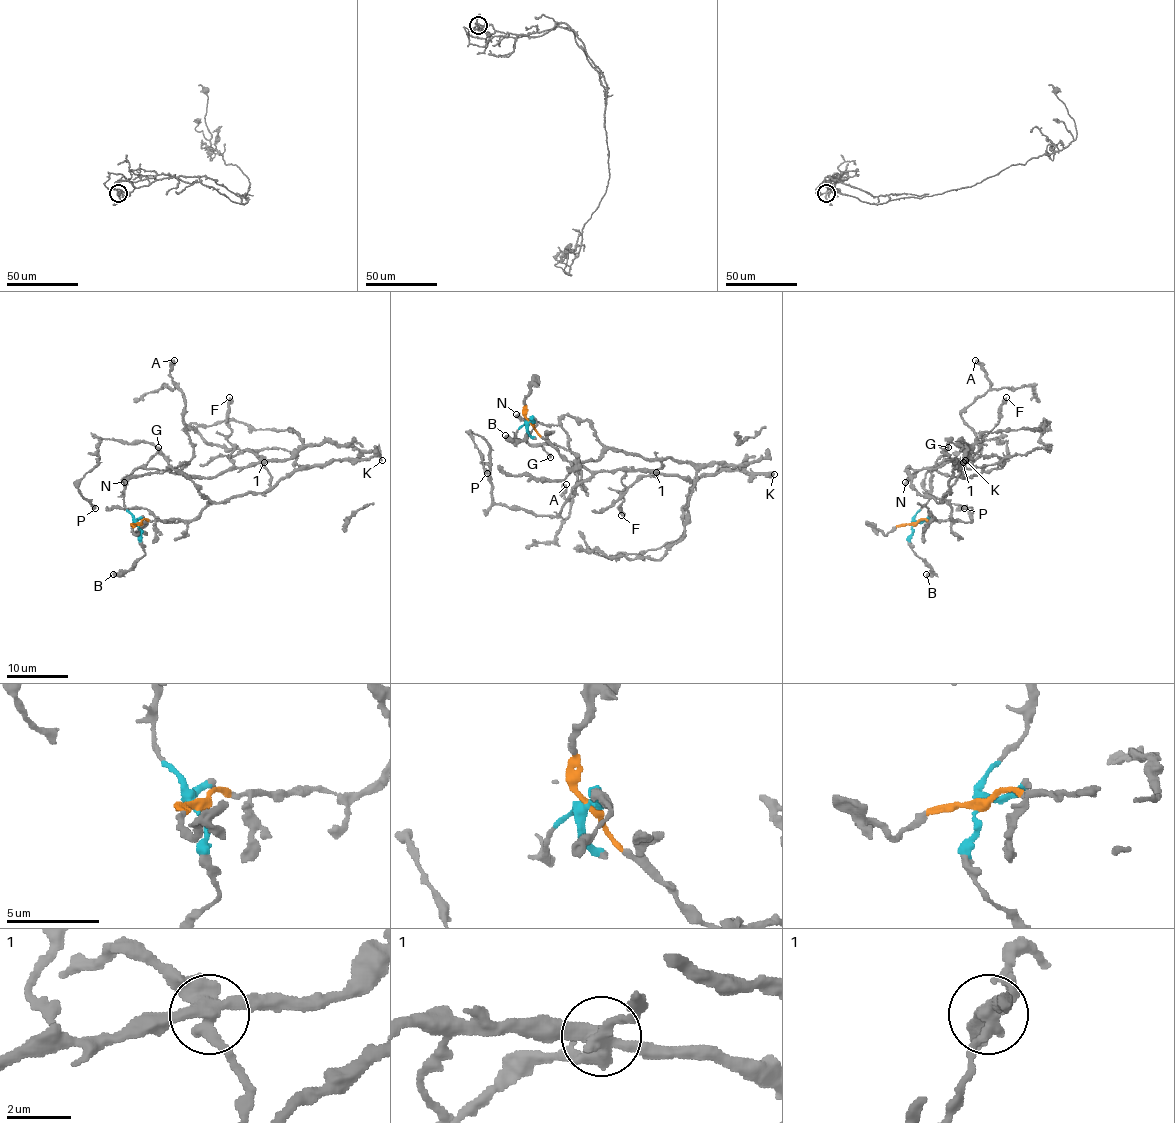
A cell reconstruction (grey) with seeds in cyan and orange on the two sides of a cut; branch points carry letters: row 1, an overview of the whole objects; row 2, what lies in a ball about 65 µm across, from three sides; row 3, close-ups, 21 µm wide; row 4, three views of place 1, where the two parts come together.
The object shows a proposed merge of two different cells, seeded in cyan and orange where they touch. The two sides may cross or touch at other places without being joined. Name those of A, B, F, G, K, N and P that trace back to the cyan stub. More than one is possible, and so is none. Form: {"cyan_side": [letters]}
{"cyan_side": ["B", "F", "G", "K", "P"]}

